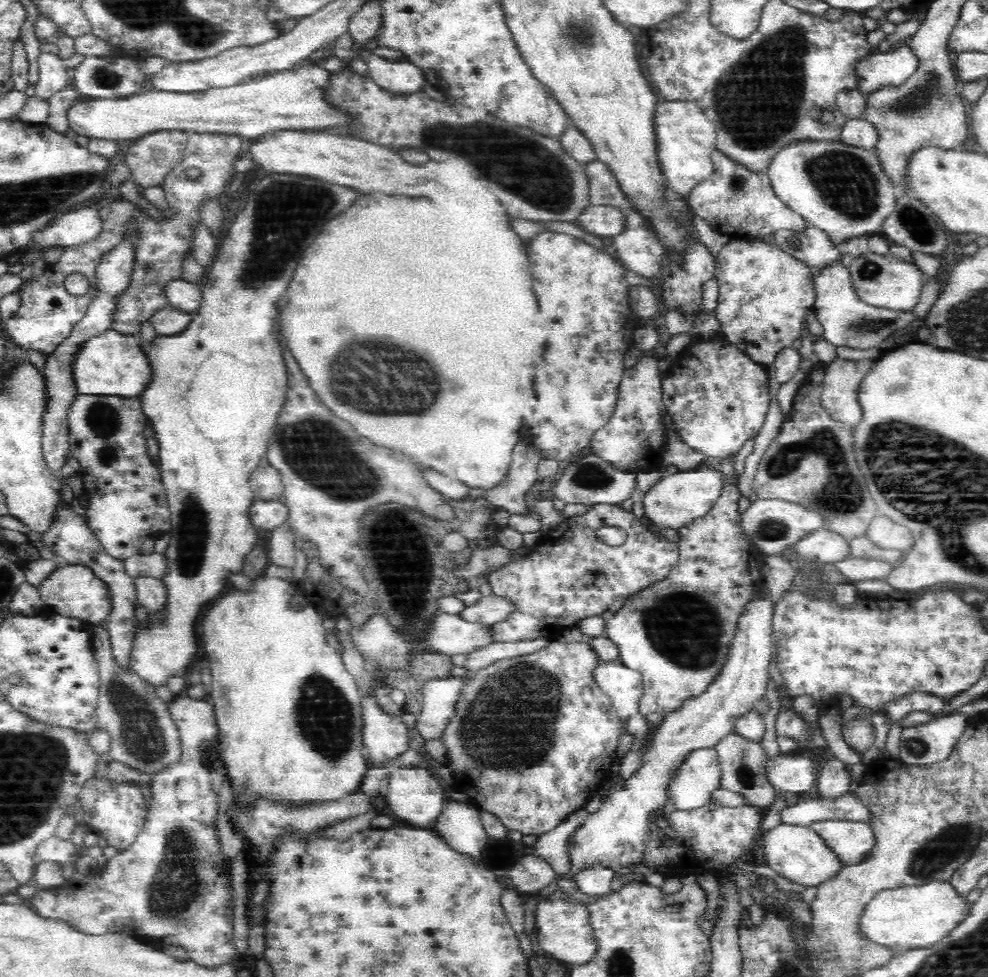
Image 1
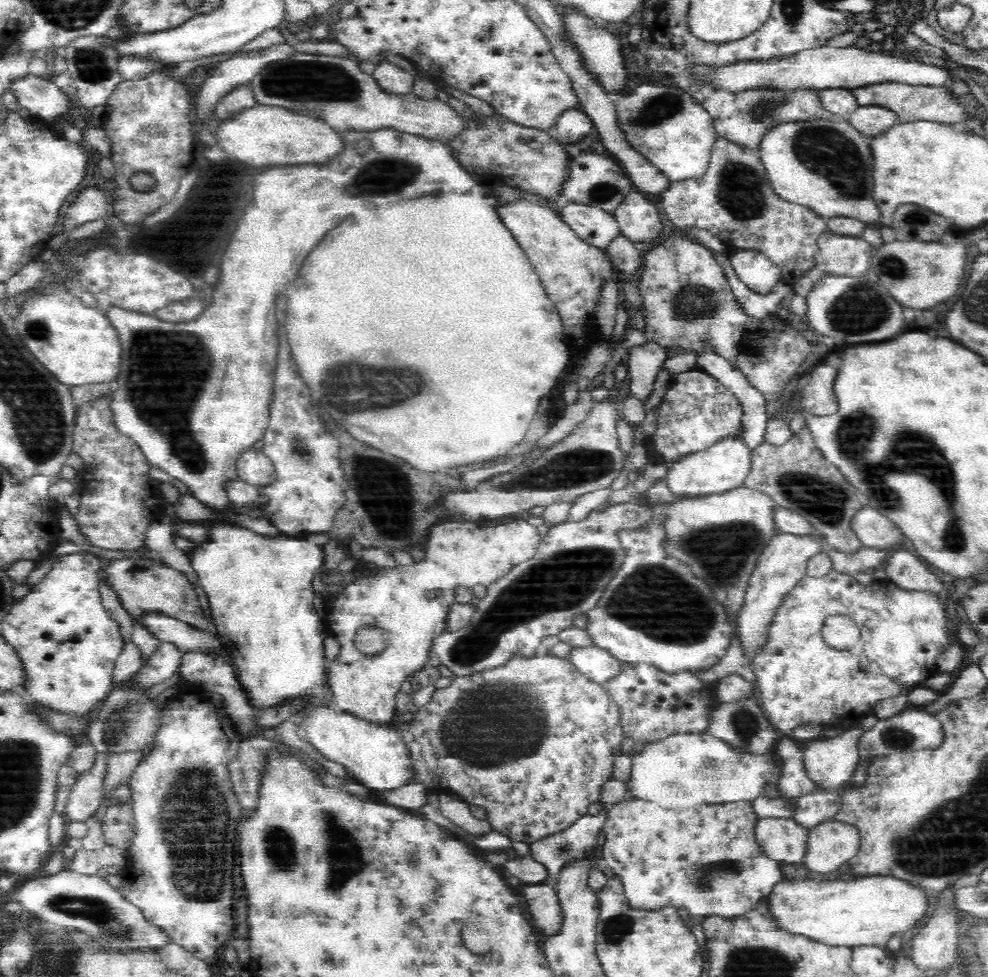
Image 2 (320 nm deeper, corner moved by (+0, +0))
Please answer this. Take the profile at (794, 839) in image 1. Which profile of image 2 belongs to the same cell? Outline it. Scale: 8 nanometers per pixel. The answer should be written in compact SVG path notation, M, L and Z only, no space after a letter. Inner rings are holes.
M765 818L756 819L754 837L764 856L774 863L802 864L808 852L810 827L796 820Z

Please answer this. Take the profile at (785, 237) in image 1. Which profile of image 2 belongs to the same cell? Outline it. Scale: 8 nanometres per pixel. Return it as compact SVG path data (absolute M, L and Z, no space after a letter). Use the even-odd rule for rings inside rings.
M826 230L816 243L815 267L840 276L860 276L869 269L873 250L862 237L842 236Z

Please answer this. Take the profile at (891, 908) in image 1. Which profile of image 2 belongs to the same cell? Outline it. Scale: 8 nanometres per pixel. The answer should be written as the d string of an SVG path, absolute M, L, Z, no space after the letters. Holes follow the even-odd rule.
M874 876L842 881L783 880L768 896L779 925L790 933L834 947L886 948L894 934L906 934L931 913L921 887L898 878Z

